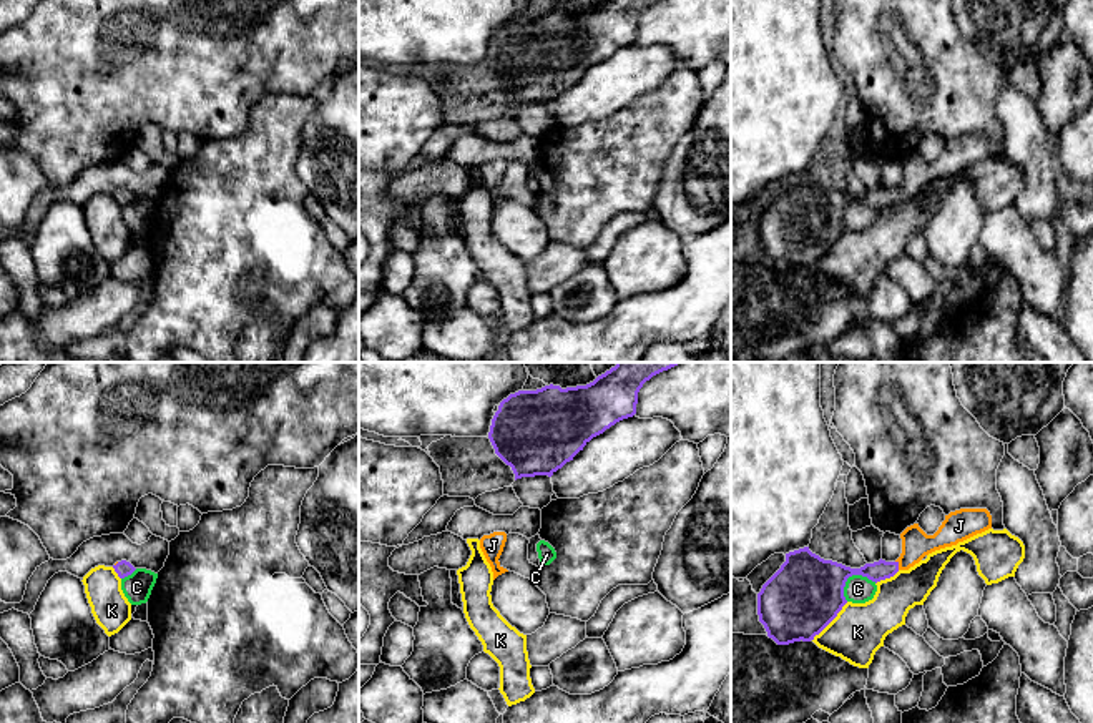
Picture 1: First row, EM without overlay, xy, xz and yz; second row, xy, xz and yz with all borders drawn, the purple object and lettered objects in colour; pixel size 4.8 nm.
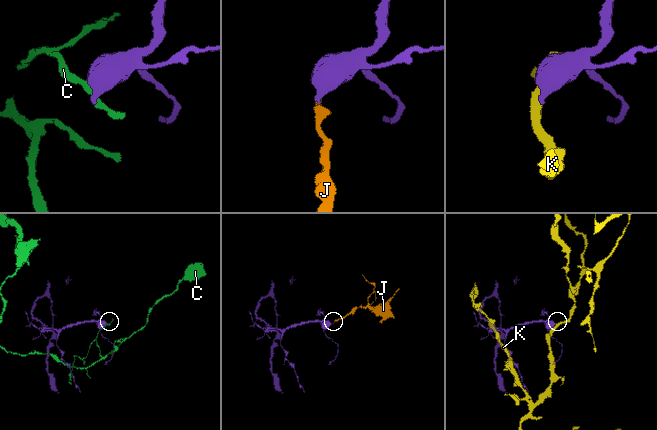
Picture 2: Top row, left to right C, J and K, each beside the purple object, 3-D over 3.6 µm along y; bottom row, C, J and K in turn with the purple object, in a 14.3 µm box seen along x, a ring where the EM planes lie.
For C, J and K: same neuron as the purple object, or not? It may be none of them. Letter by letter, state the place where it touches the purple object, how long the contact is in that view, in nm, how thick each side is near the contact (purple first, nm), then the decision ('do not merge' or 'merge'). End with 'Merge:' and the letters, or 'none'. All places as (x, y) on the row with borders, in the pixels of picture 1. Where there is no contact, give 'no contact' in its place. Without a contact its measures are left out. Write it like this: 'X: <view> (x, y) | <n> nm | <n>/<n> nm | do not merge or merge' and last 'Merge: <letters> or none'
C: yz (852, 574) | 180 nm | 360/130 nm | do not merge
J: yz (897, 565) | 50 nm | 100/140 nm | merge
K: yz (829, 622) | 260 nm | 360/260 nm | do not merge
Merge: J

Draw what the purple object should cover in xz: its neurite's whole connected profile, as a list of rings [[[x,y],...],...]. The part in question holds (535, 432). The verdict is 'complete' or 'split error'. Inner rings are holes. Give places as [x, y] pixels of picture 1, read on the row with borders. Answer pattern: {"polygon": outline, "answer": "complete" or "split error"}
{"polygon": [[[616,362],[586,386],[545,386],[537,391],[518,391],[503,399],[495,412],[488,439],[495,454],[512,467],[515,480],[522,477],[548,475],[583,450],[596,435],[616,422],[636,414],[638,392],[653,376],[681,362]]], "answer": "complete"}

